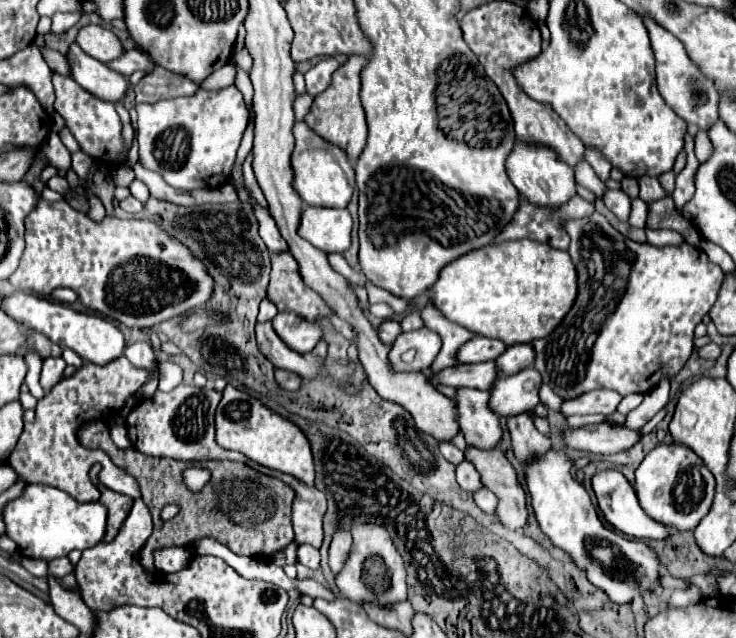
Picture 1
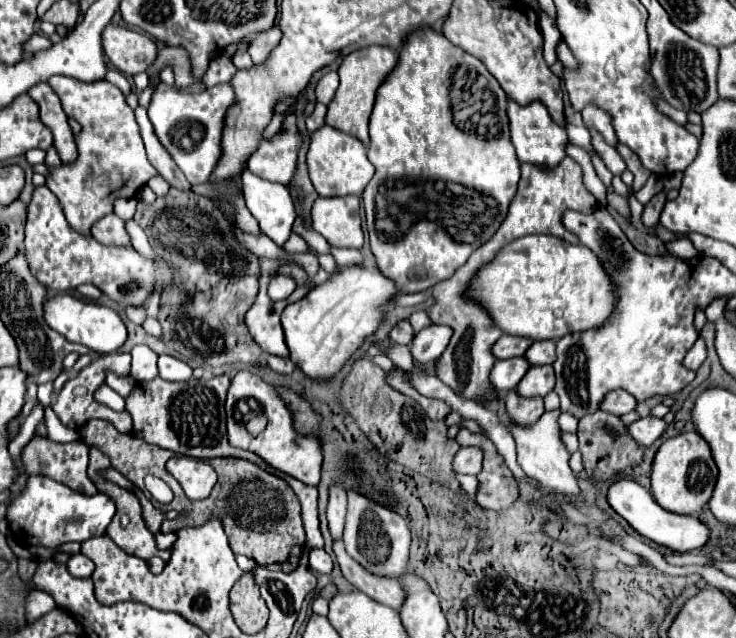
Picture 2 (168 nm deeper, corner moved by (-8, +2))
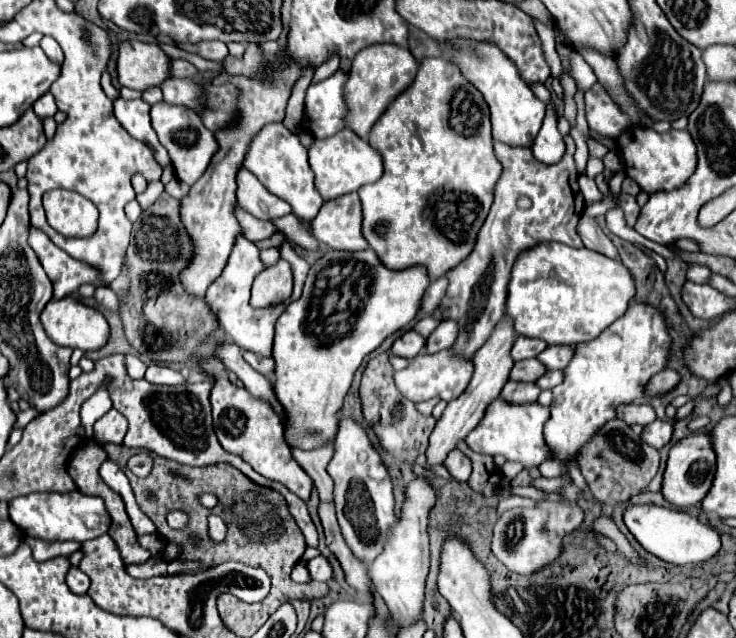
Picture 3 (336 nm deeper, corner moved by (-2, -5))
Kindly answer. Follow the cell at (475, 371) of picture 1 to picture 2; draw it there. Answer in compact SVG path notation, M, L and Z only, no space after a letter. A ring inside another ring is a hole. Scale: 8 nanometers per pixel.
M513 357L513 359L505 359L505 361L495 361L495 367L491 369L491 383L497 391L509 391L513 389L523 375L529 369L529 361L525 357Z

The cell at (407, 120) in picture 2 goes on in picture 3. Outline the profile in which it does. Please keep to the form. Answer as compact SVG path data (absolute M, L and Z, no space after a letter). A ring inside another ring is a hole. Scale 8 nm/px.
M423 58L415 80L385 108L383 116L379 116L369 132L367 142L381 154L385 170L377 182L359 188L363 204L363 236L389 270L425 266L431 280L441 278L449 268L471 254L493 204L495 184L501 178L503 166L493 152L489 106L481 98L481 92L461 74L461 68L447 58ZM463 90L473 98L465 96ZM453 92L457 92L457 96L453 96ZM449 100L453 128L449 124ZM469 118L471 124L465 124Z

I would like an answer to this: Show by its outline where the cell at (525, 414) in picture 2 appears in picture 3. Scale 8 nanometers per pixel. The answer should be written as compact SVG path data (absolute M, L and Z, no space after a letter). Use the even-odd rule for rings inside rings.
M507 382L501 390L501 398L509 404L533 404L539 396L539 388L535 384L517 384Z

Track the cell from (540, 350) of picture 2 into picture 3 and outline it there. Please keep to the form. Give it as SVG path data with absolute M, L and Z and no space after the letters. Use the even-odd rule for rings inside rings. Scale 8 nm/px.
M547 346L537 360L547 368L547 370L563 370L565 364L569 364L573 356L575 346Z

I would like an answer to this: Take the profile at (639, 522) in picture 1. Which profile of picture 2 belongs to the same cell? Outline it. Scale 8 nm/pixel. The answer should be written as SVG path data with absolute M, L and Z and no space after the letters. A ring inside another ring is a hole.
M619 479L609 487L609 495L607 495L611 507L623 517L627 519L627 523L643 537L655 541L657 545L669 547L673 551L685 553L685 551L693 551L693 549L701 549L707 541L709 541L709 527L699 521L697 517L691 515L677 515L671 513L667 509L661 509L661 505L653 499L653 495L643 489L639 483L629 481L629 479Z

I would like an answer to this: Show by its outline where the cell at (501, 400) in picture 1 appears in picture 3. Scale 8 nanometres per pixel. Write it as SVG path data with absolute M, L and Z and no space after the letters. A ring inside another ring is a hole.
M549 370L549 372L545 372L535 384L537 384L541 390L551 390L551 388L555 388L557 384L561 384L561 380L563 380L563 372L561 372L561 370Z

